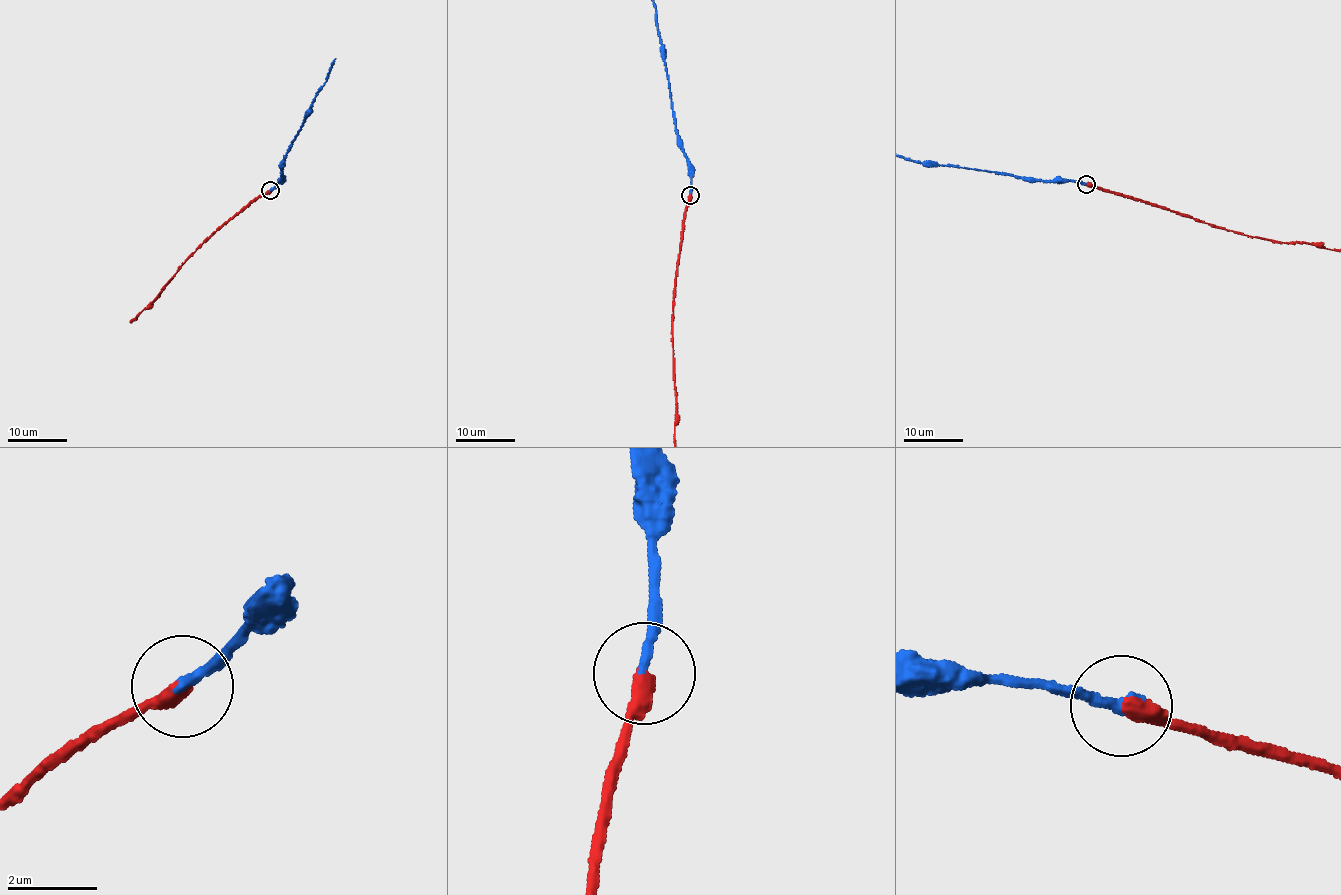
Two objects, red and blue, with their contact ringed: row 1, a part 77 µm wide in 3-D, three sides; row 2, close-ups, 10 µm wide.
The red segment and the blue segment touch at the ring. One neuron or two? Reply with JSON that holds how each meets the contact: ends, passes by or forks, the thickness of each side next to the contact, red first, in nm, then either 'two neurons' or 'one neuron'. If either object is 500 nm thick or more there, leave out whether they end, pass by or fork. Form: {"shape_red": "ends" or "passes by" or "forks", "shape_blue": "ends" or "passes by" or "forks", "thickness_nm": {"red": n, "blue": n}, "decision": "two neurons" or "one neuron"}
{"shape_red": "ends", "shape_blue": "ends", "thickness_nm": {"red": 400, "blue": 200}, "decision": "one neuron"}

